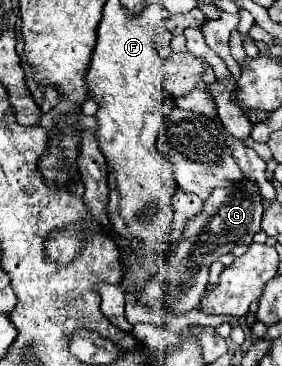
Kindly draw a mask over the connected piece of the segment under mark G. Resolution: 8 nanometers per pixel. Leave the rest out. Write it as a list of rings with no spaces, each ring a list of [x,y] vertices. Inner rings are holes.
[[[244,177],[242,183],[214,189],[210,199],[204,201],[202,211],[194,219],[190,219],[190,223],[186,223],[182,237],[178,239],[170,257],[166,257],[156,275],[166,287],[164,291],[166,303],[162,305],[160,311],[172,315],[184,315],[194,307],[198,307],[200,297],[206,291],[208,271],[210,271],[202,269],[202,263],[210,265],[218,261],[220,255],[230,253],[236,245],[250,245],[252,237],[260,231],[260,221],[262,221],[262,195],[252,179]]]

